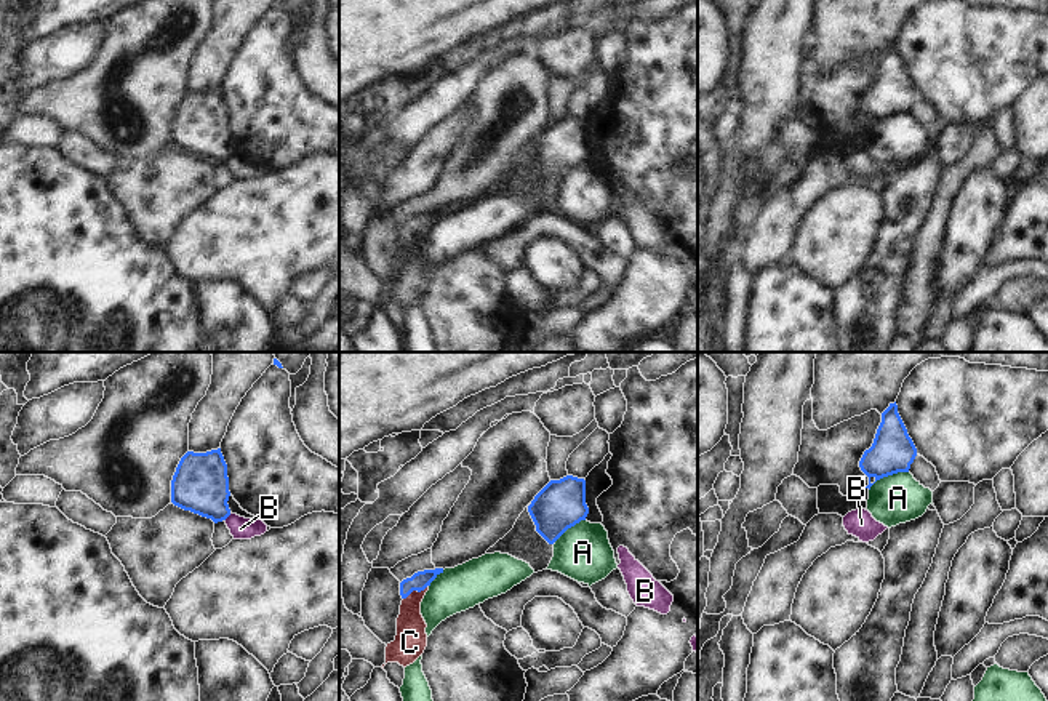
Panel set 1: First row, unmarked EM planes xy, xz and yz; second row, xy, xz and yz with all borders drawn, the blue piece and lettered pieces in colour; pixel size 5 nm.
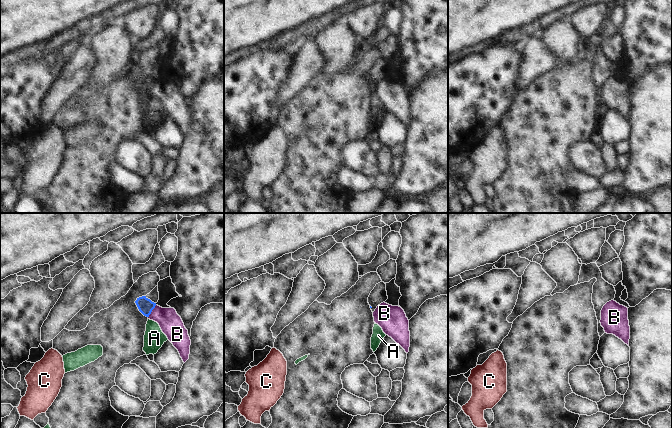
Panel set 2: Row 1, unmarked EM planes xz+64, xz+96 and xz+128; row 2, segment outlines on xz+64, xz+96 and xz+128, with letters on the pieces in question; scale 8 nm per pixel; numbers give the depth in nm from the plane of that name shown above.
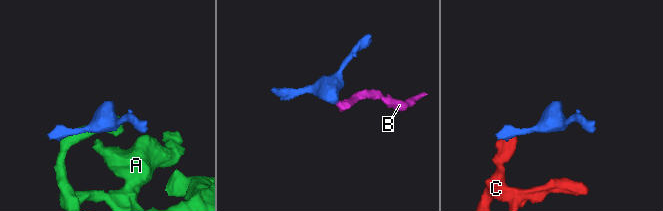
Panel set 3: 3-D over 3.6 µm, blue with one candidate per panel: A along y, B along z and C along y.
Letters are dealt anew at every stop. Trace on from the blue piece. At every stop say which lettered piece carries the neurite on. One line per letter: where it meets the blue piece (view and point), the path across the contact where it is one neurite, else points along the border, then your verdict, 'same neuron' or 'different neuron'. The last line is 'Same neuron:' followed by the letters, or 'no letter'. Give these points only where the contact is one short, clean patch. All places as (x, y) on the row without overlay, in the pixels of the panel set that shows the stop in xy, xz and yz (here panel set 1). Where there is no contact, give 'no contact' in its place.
A: contact yz (887, 117); different neuron
B: contact xy (228, 157); border xy (231, 154), (224, 162); different neuron
C: contact xz (415, 231); border xz (428, 226), (420, 232), (412, 232), (404, 240); different neuron
Same neuron: no letter

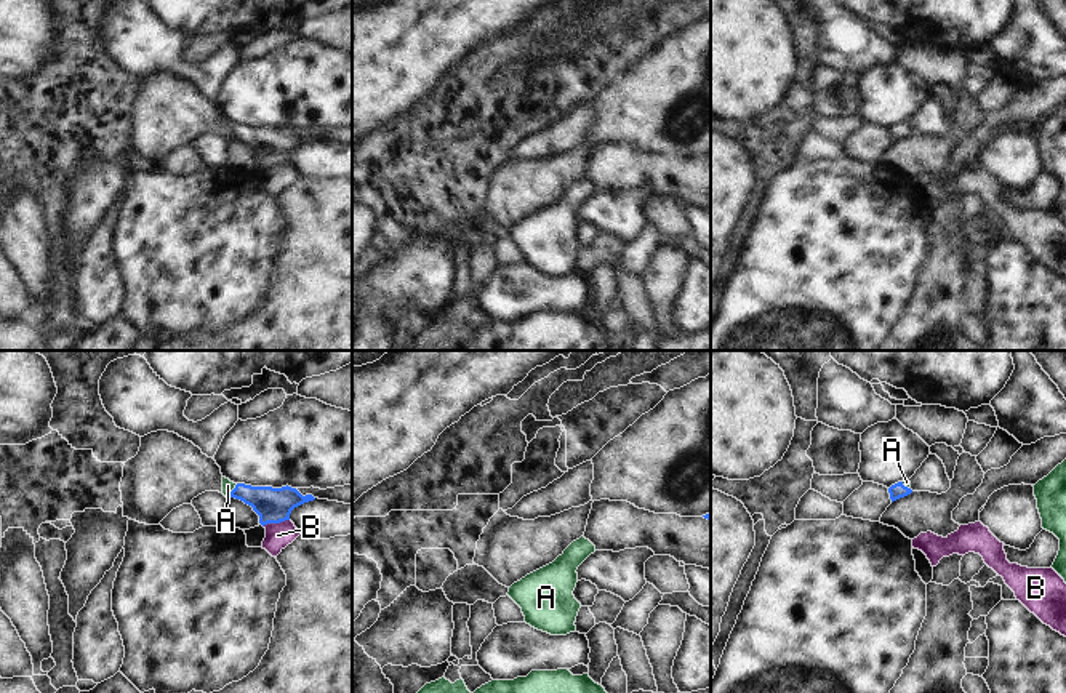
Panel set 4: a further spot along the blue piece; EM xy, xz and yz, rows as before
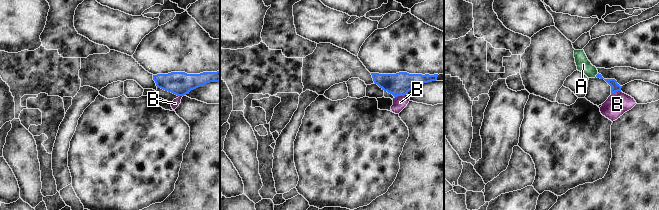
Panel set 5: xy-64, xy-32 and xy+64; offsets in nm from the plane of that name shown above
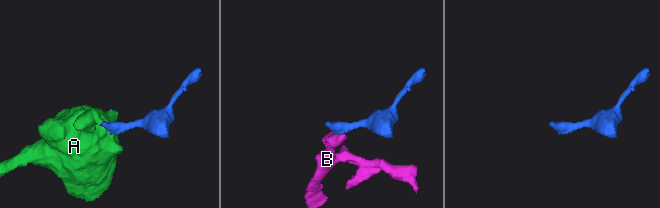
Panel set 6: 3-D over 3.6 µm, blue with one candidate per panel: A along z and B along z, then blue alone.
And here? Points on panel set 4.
A: contact xy (234, 130); way xy (272, 146), (234, 130), (228, 127); same neuron
B: contact xy (276, 164); border xy (288, 160), (263, 167); different neuron
Same neuron: A

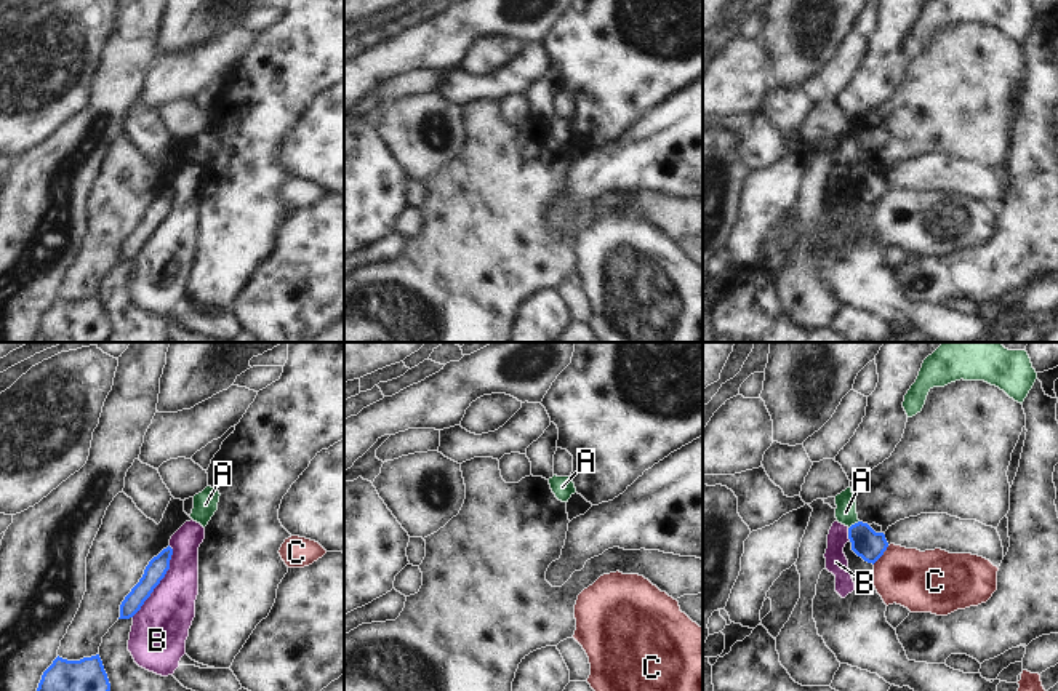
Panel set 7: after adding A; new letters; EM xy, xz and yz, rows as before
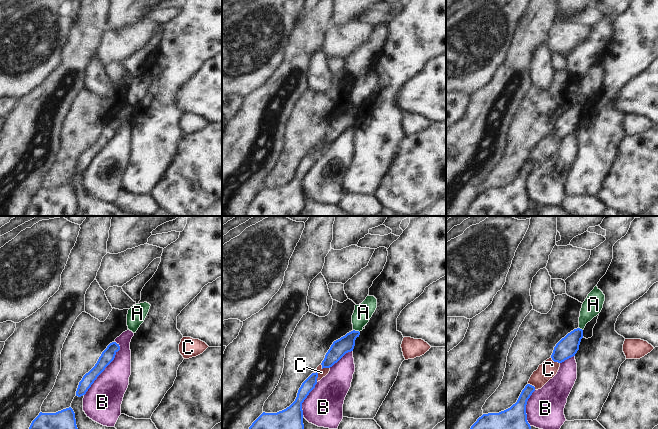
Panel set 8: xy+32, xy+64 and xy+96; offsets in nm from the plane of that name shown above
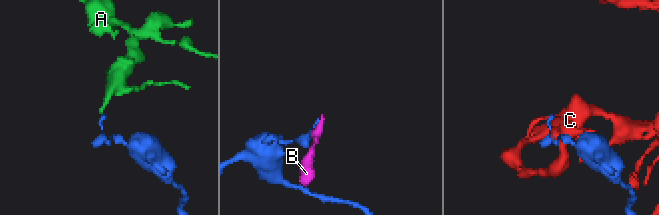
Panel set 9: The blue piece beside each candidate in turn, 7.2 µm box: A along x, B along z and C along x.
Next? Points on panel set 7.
A: contact yz (855, 165); border yz (858, 162), (849, 170); different neuron
B: contact xy (160, 221); different neuron
C: contact yz (881, 197); different neuron
Same neuron: no letter

